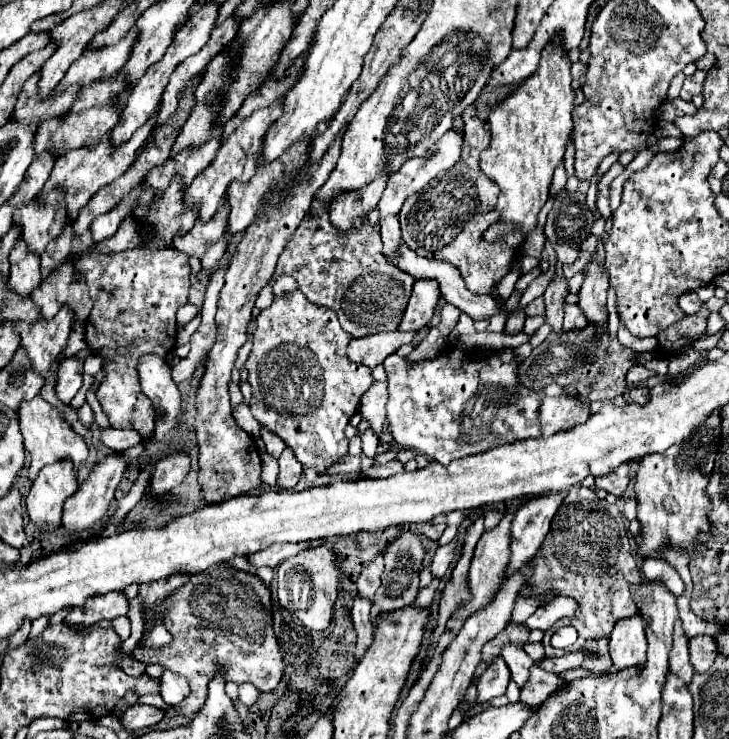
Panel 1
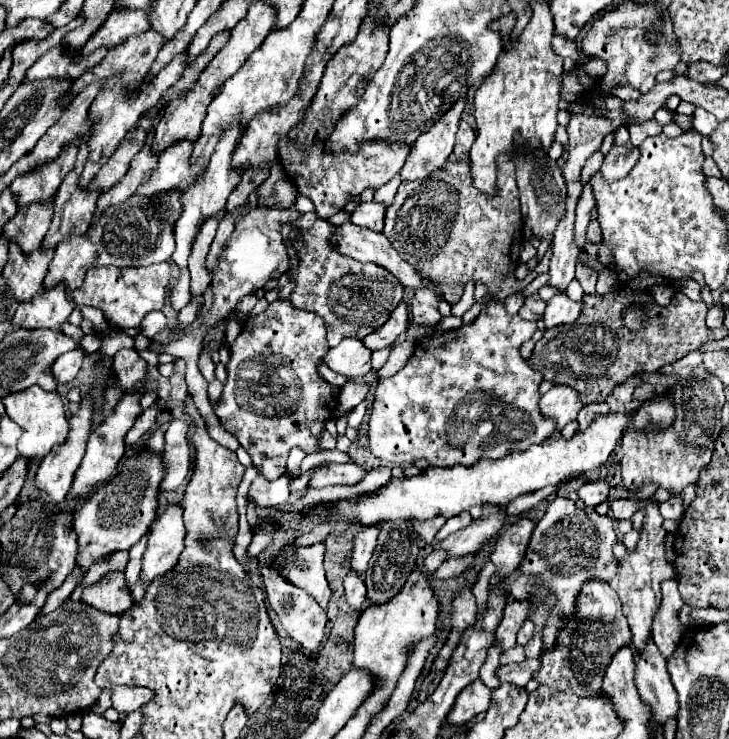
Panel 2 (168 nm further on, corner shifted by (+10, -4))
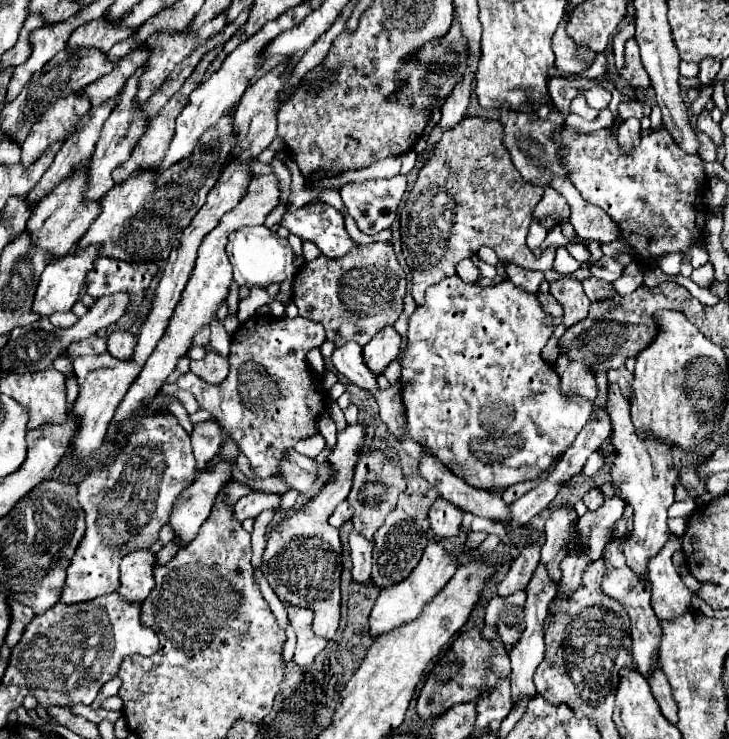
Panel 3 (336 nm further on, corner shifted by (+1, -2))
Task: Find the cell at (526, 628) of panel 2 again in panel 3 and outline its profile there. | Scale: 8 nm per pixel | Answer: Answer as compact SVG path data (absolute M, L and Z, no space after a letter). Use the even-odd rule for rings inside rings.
M493 597L487 603L481 635L485 635L487 641L501 639L505 645L515 645L525 631L522 611L522 607L509 605L503 597Z

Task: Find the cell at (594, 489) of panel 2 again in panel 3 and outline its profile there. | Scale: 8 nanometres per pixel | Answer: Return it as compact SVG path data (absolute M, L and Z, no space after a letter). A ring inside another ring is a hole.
M589 489L585 495L583 495L583 503L587 505L589 511L595 511L601 507L603 503L603 493L599 489Z

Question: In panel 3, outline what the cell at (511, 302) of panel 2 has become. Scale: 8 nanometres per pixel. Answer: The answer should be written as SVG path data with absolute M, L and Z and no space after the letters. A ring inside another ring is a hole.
M517 265L505 267L505 269L507 269L507 279L525 291L539 291L541 281L545 279L541 271L529 271L529 269L523 269Z

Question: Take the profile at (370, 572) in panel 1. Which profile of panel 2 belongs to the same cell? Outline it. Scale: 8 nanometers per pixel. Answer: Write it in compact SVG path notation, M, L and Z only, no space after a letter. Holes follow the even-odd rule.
M376 525L372 527L362 527L362 531L354 537L354 553L352 553L352 569L356 569L356 573L364 575L368 569L368 561L372 557L372 551L376 547L376 539L378 539L378 529Z

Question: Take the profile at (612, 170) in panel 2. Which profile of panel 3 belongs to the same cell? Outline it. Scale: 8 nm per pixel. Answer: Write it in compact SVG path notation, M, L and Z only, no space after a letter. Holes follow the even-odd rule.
M627 119L625 123L621 123L617 131L617 139L619 139L619 145L625 147L625 151L631 151L641 139L641 121Z

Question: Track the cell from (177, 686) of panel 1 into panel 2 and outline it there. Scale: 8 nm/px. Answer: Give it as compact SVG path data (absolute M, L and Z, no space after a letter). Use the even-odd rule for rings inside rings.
M114 687L112 707L118 713L130 713L130 711L146 705L148 701L152 701L152 697L154 697L152 689L144 689L144 687Z

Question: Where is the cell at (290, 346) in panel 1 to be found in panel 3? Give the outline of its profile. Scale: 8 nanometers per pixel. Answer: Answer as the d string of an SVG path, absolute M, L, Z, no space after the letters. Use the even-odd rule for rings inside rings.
M253 315L233 335L229 351L231 371L223 383L209 385L187 373L177 385L195 395L199 407L209 411L247 455L253 473L259 479L267 479L277 475L277 463L281 463L287 449L299 439L317 433L317 419L325 413L325 395L321 381L313 379L305 363L305 355L323 341L325 329L321 323L303 317L277 319L271 315Z

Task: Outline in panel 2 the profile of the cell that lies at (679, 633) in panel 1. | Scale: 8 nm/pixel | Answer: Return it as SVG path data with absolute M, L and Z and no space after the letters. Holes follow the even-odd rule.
M676 579L664 581L662 603L652 625L652 641L656 643L664 659L668 659L676 651L676 645L680 645L680 637L684 637L684 625L678 621L678 611L682 605L684 603L680 599Z

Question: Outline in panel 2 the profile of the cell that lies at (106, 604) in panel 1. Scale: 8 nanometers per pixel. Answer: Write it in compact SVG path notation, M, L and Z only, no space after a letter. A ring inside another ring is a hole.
M110 573L100 583L86 587L82 601L108 615L122 615L132 607L132 597L130 589L126 587L124 573Z

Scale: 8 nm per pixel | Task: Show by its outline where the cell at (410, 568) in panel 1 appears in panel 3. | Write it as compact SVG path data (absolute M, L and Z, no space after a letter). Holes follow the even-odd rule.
M409 475L405 481L407 481L407 489L399 495L395 511L389 515L389 521L383 523L383 529L379 529L375 535L371 579L381 589L391 587L401 579L405 579L415 569L429 543L427 511L439 495L433 487L429 487L429 483L425 483L425 479L421 479L421 475Z

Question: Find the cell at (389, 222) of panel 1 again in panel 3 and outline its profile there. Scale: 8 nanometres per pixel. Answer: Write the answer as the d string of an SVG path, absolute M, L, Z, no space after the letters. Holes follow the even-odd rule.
M395 175L391 179L369 179L369 181L361 181L361 183L345 183L339 189L339 193L347 207L347 213L355 219L357 227L367 235L375 235L383 229L389 229L391 223L395 221L397 207L403 199L405 189L407 189L407 177Z

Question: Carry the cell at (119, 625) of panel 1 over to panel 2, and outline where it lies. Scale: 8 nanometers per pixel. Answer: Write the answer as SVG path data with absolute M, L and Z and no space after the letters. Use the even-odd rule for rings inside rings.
M104 688L96 705L93 705L91 710L97 715L103 715L104 712L112 706L111 693L111 688Z

